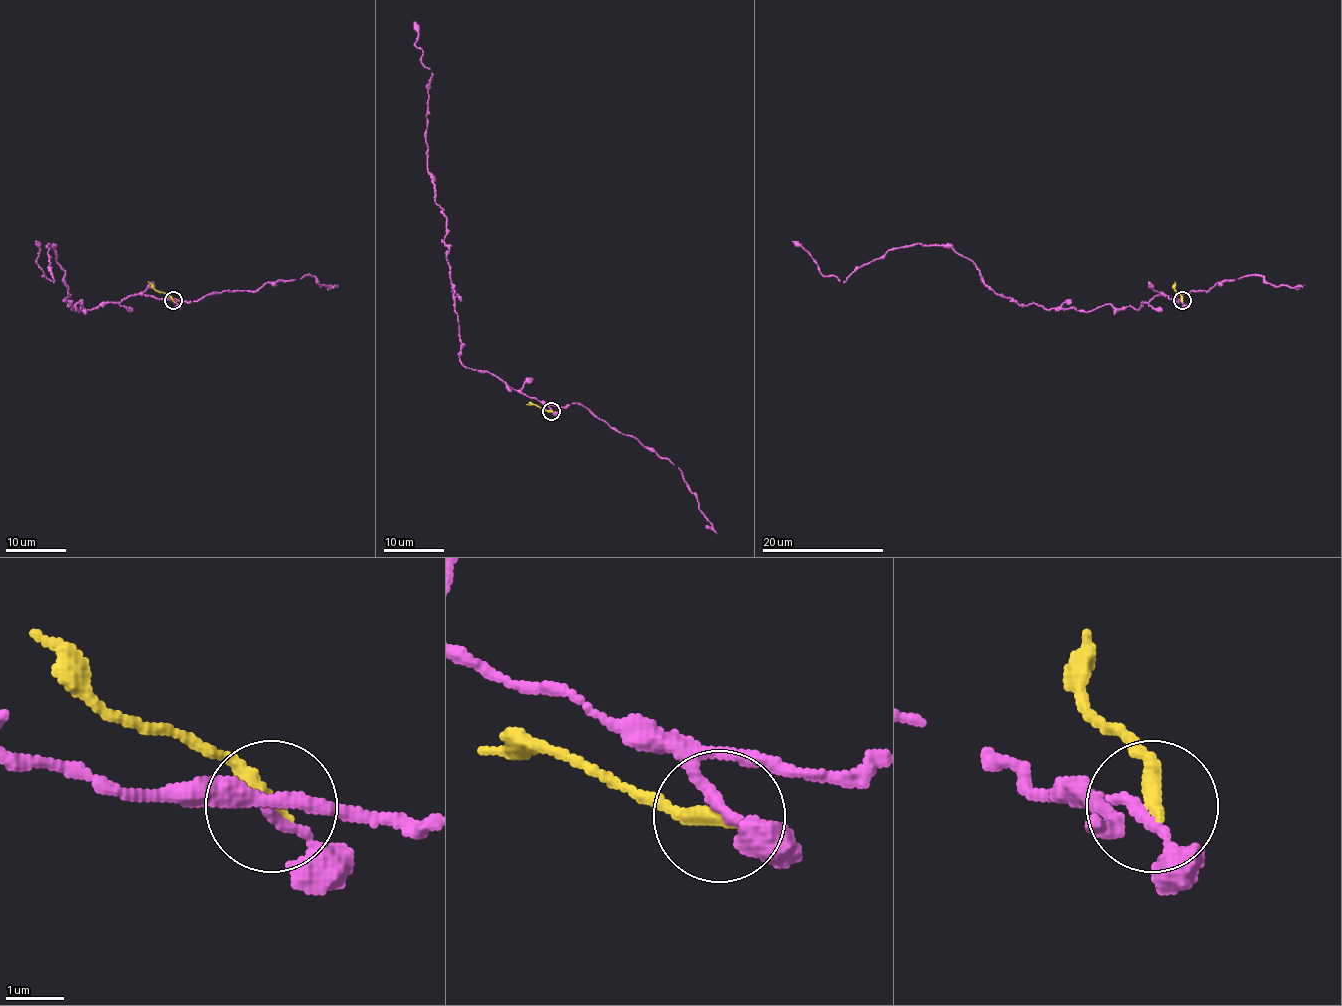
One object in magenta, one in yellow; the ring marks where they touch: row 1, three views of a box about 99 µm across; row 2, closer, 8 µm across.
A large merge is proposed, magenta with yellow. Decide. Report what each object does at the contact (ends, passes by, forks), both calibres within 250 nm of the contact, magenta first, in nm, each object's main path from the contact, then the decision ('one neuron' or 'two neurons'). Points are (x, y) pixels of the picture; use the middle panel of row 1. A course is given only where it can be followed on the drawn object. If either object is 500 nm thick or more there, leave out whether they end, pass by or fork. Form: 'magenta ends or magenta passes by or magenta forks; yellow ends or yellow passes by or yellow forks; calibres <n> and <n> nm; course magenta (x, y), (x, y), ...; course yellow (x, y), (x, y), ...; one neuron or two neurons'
magenta forks; yellow ends; calibres 140 and 280 nm; course magenta (551, 410), (460, 360), (446, 217), (435, 201), (428, 171), (432, 72), (422, 63), (414, 22); course yellow (551, 411), (527, 404); two neurons

